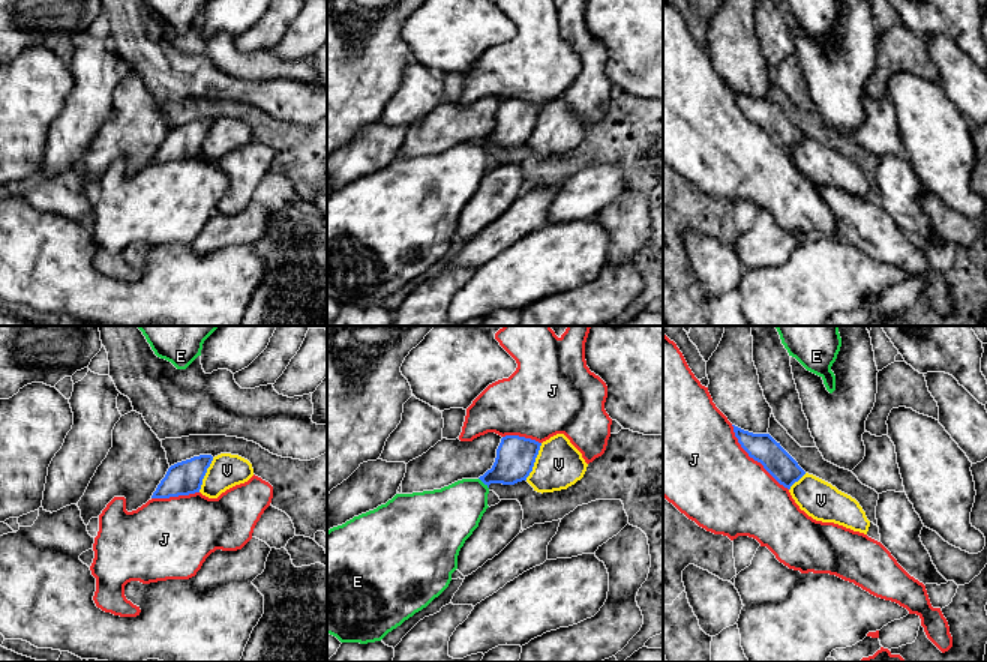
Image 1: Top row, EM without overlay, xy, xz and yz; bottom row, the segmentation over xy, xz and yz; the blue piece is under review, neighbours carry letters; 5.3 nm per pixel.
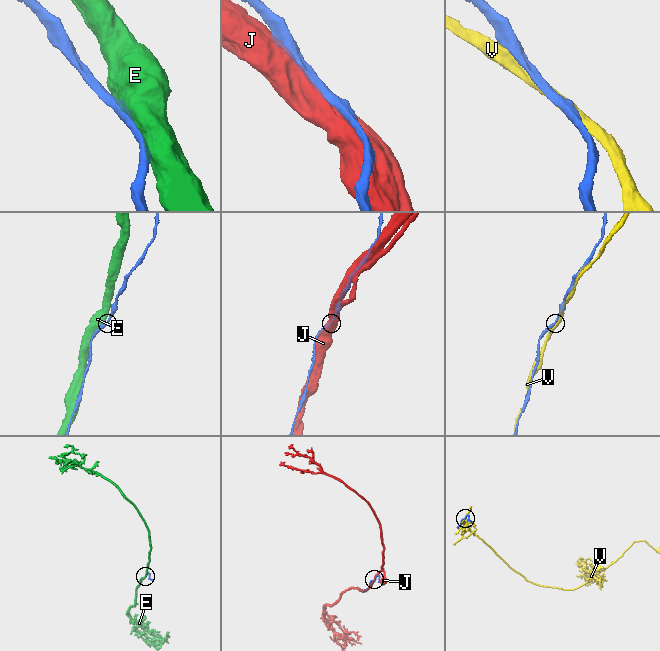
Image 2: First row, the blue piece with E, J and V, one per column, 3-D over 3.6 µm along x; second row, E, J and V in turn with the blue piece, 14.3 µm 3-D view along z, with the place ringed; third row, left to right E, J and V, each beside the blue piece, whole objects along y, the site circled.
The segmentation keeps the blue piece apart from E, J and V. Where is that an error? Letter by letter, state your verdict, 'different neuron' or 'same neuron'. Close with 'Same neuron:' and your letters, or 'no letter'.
E: different neuron
J: different neuron
V: different neuron
Same neuron: no letter

